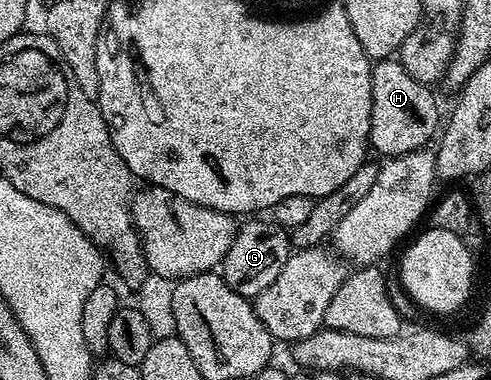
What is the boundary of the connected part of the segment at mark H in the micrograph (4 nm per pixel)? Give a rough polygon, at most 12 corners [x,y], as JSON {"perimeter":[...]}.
{"perimeter":[[399,60],[372,65],[371,148],[423,149],[442,113]]}

